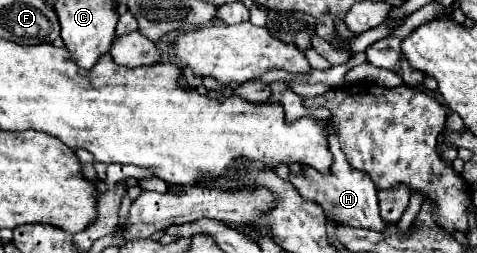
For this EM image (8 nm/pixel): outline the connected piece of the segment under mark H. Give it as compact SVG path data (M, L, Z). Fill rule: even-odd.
M330 145L330 151L334 153L334 165L330 169L330 175L322 175L310 167L304 167L304 177L290 175L290 183L300 191L304 199L316 201L330 223L340 223L340 225L350 225L350 227L364 227L364 229L374 229L374 231L384 231L386 223L380 217L378 211L378 195L376 187L370 179L368 173L358 171L348 165L340 145Z

